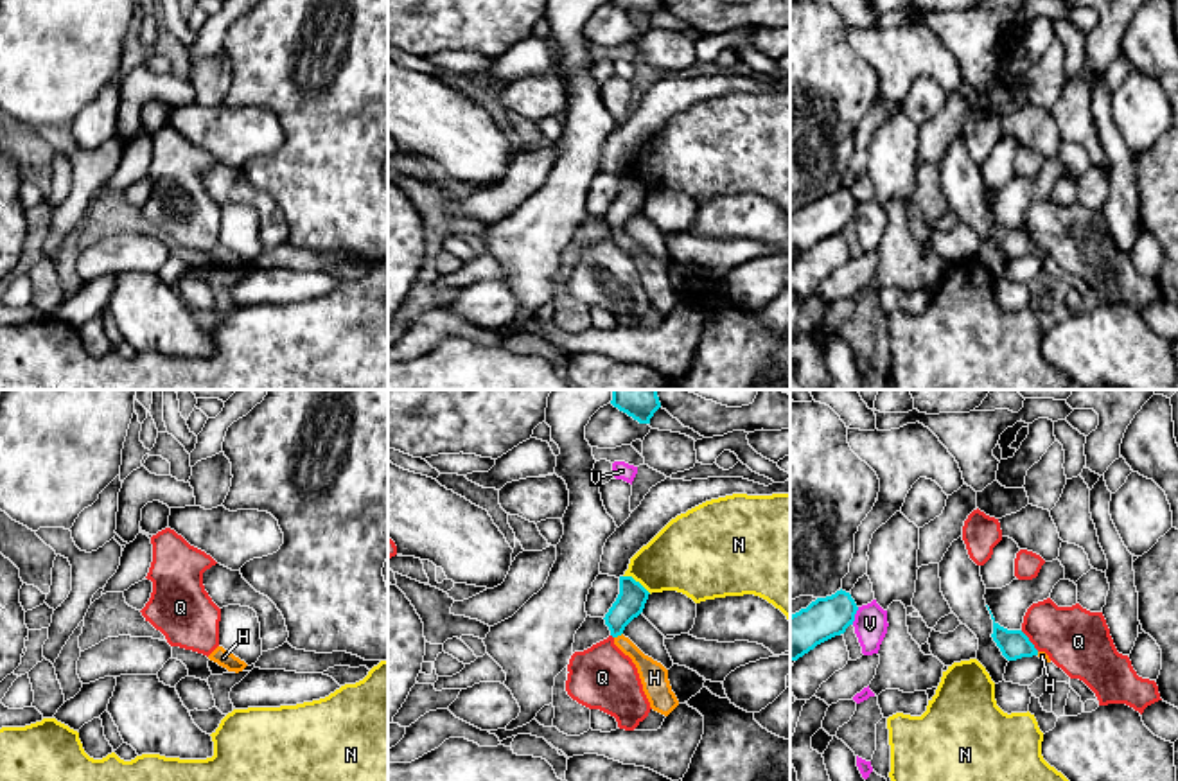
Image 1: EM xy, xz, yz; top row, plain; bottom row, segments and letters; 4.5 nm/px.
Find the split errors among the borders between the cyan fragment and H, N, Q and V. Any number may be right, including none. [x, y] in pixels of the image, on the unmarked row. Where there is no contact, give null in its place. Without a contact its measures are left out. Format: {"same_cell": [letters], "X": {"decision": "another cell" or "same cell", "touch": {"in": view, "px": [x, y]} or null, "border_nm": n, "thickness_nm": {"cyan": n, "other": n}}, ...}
{"same_cell": ["H"], "H": {"decision": "same cell", "touch": {"in": "xz", "px": [618, 232]}, "border_nm": 50, "thickness_nm": {"cyan": 130, "other": 130}}, "N": {"decision": "another cell", "touch": {"in": "xz", "px": [638, 180]}, "border_nm": 150, "thickness_nm": {"cyan": 130, "other": 320}}, "Q": {"decision": "another cell", "touch": {"in": "yz", "px": [1029, 239]}, "border_nm": 130, "thickness_nm": {"cyan": 130, "other": 280}}, "V": {"decision": "another cell", "touch": {"in": "yz", "px": [853, 214]}, "border_nm": 90, "thickness_nm": {"cyan": 190, "other": 150}}}

